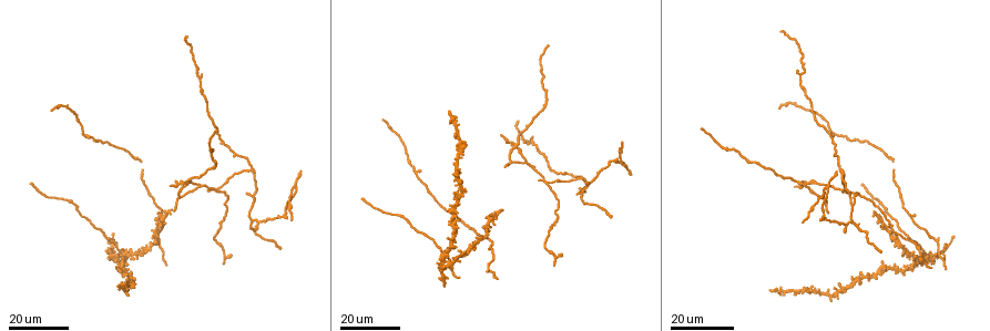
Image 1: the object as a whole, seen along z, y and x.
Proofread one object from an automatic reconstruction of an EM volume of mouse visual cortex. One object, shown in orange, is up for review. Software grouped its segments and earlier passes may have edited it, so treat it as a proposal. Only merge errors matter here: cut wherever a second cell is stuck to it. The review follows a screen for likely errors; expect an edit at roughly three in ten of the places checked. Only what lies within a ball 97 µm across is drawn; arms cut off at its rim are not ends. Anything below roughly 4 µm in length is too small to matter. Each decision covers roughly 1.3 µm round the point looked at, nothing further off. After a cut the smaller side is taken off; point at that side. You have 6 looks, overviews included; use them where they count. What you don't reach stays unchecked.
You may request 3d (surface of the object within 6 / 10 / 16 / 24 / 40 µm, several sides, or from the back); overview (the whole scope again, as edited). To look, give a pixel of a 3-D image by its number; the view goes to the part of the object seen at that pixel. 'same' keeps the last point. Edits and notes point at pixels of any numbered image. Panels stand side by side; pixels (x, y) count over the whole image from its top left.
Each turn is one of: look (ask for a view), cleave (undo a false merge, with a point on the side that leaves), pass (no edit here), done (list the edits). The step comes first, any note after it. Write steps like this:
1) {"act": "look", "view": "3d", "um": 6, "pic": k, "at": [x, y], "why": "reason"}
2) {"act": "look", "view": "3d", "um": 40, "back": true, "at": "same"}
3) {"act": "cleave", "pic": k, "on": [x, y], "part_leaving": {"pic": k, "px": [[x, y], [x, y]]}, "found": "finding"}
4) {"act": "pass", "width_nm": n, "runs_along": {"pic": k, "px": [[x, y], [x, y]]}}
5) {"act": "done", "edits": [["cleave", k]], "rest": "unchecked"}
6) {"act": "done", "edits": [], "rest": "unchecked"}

{"act": "look", "view": "3d", "um": 24, "pic": 1, "at": [898, 239]}

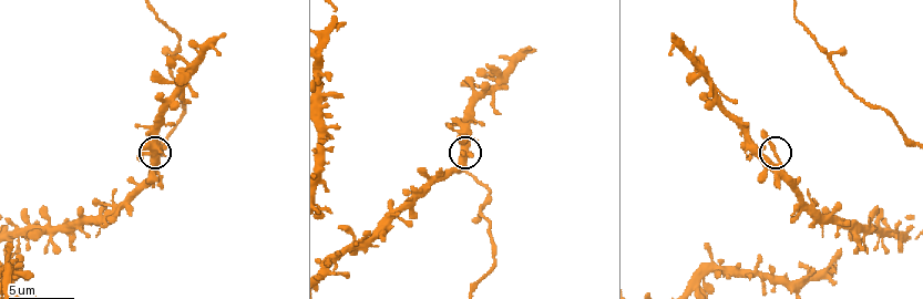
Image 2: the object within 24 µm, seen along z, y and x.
{"act": "look", "view": "3d", "um": 6, "pic": 2, "at": [778, 158]}

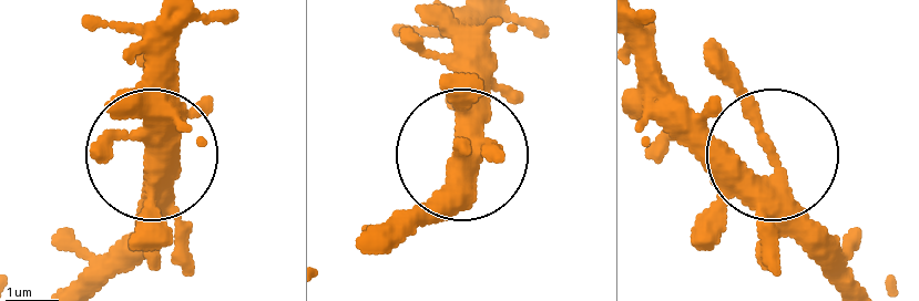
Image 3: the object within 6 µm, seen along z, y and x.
{"act": "pass", "runs_along": {"pic": 3, "px": [[637, 48], [735, 153], [771, 157], [849, 255]]}, "found": "all the same cell"}

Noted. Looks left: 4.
{"act": "look", "view": "3d", "um": 24, "pic": 1, "at": [531, 166], "why": "four or more arms meet"}

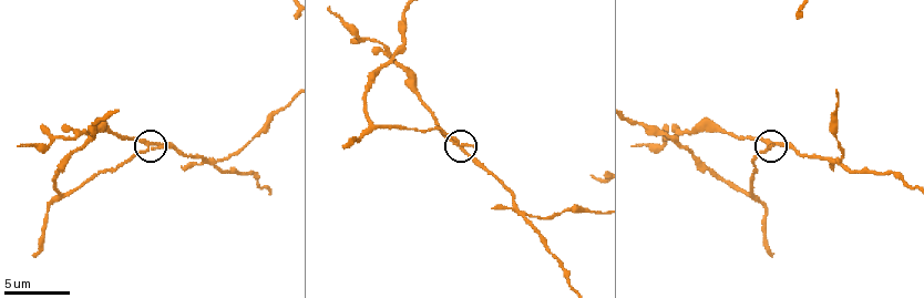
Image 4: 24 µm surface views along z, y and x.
{"act": "look", "view": "3d", "um": 6, "pic": 4, "at": [149, 143]}

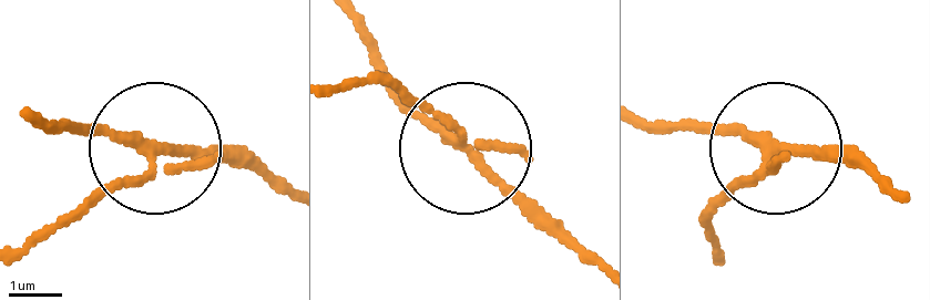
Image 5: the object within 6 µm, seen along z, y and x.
{"act": "look", "view": "3d", "um": 6, "back": true, "pic": 5, "at": [458, 144]}

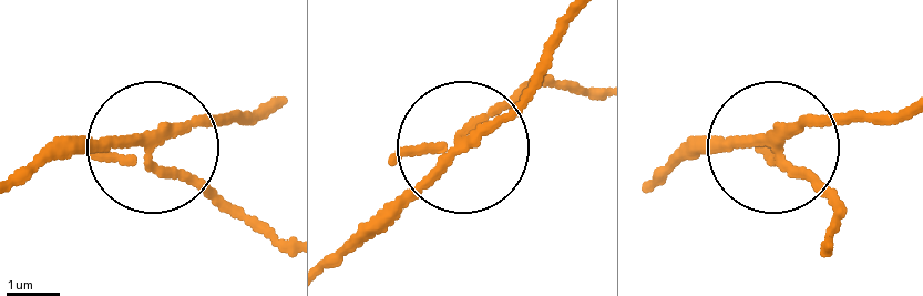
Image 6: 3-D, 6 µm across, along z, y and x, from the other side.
{"act": "cleave", "pic": 6, "on": [207, 196], "width_nm": 170, "part_leaving": {"pic": 6, "px": [[783, 164], [828, 195], [832, 235]]}, "found": "two cells meet here"}

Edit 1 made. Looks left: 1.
{"act": "look", "view": "3d", "um": 10, "pic": 4, "at": [214, 166], "why": "arms part here"}

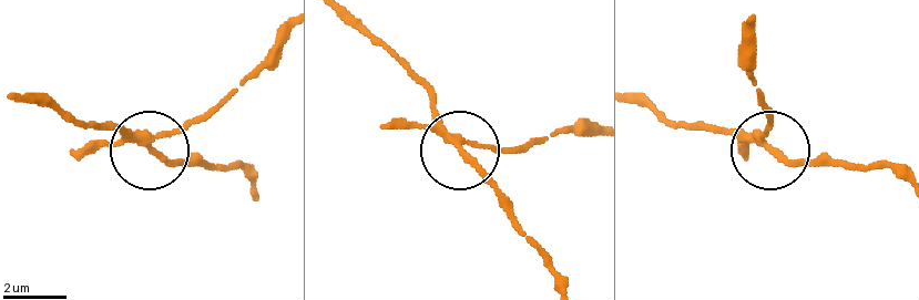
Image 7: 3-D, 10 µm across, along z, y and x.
{"act": "cleave", "pic": 7, "on": [94, 141], "arms": 3, "part_leaving": {"pic": 7, "px": [[142, 138], [211, 115], [283, 35]]}, "found": "two cells meet here"}

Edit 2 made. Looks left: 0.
{"act": "done", "edits": [["cleave", 6], ["cleave", 7]], "rest": "unchecked"}

